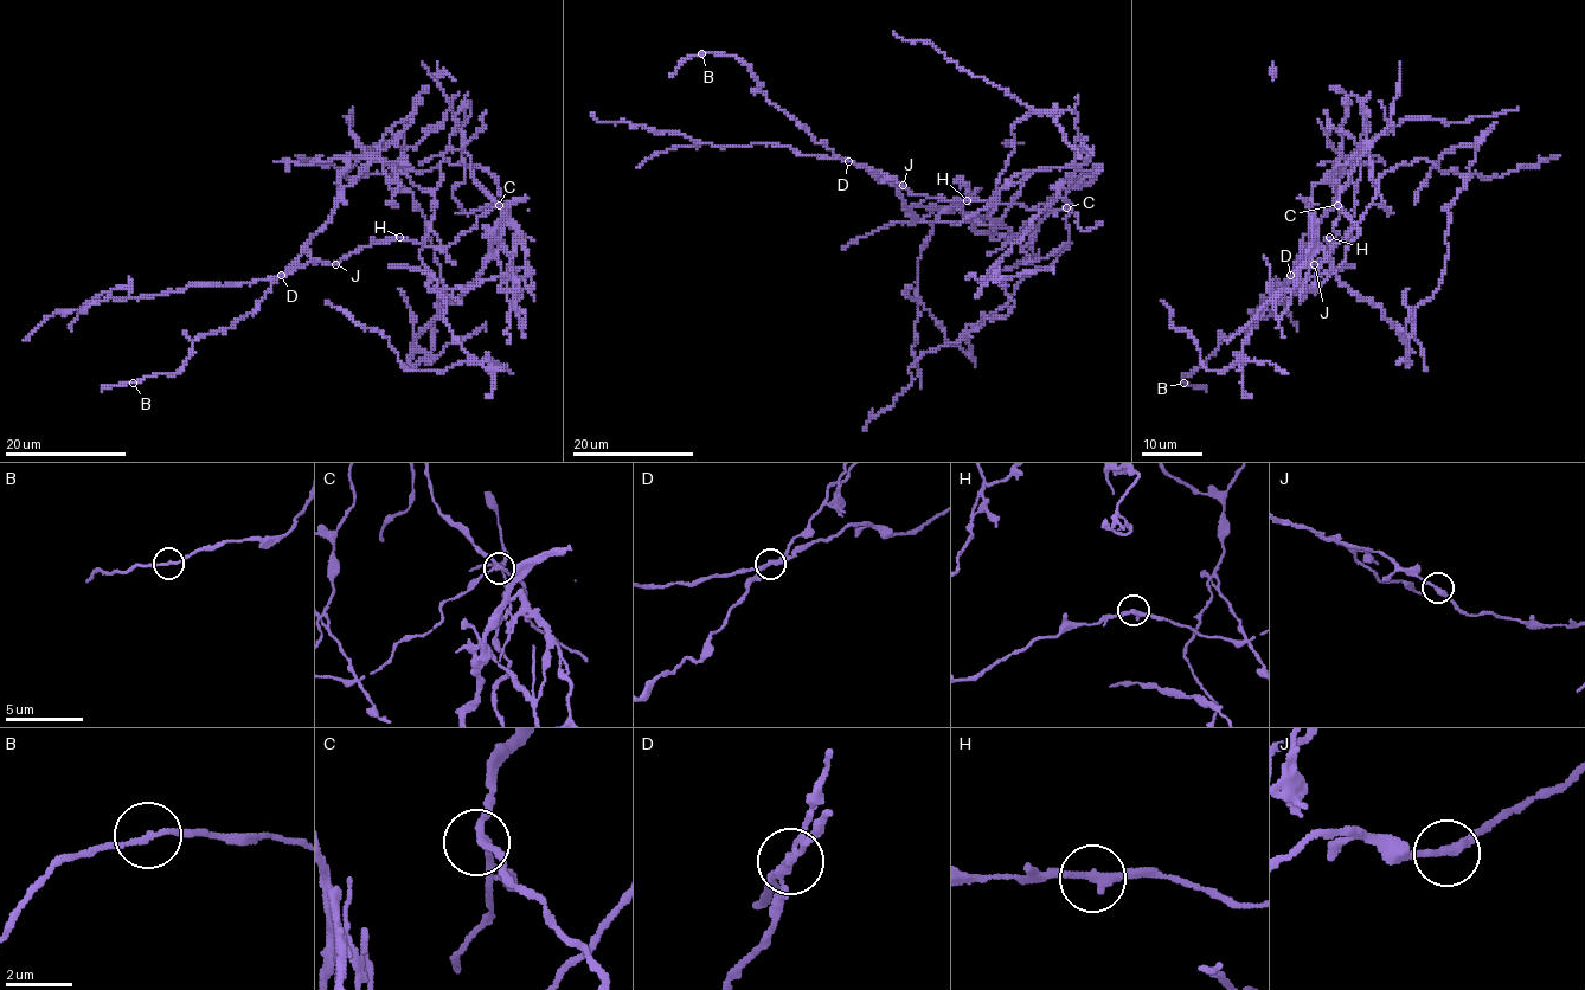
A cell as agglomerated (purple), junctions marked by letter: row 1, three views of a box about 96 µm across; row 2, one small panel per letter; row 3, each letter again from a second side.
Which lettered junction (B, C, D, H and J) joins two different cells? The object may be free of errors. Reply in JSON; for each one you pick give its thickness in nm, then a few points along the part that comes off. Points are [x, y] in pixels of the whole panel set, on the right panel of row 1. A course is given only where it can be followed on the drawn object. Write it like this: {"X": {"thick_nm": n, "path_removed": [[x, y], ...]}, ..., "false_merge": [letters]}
{"D": {"thick_nm": 200, "path_removed": [[1290, 276], [1366, 142], [1390, 211], [1385, 172], [1464, 179], [1487, 134], [1415, 204]]}, "false_merge": ["D"]}

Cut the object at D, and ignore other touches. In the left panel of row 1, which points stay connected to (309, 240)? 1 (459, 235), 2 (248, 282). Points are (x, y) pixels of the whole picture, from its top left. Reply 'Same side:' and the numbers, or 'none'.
Same side: 2

